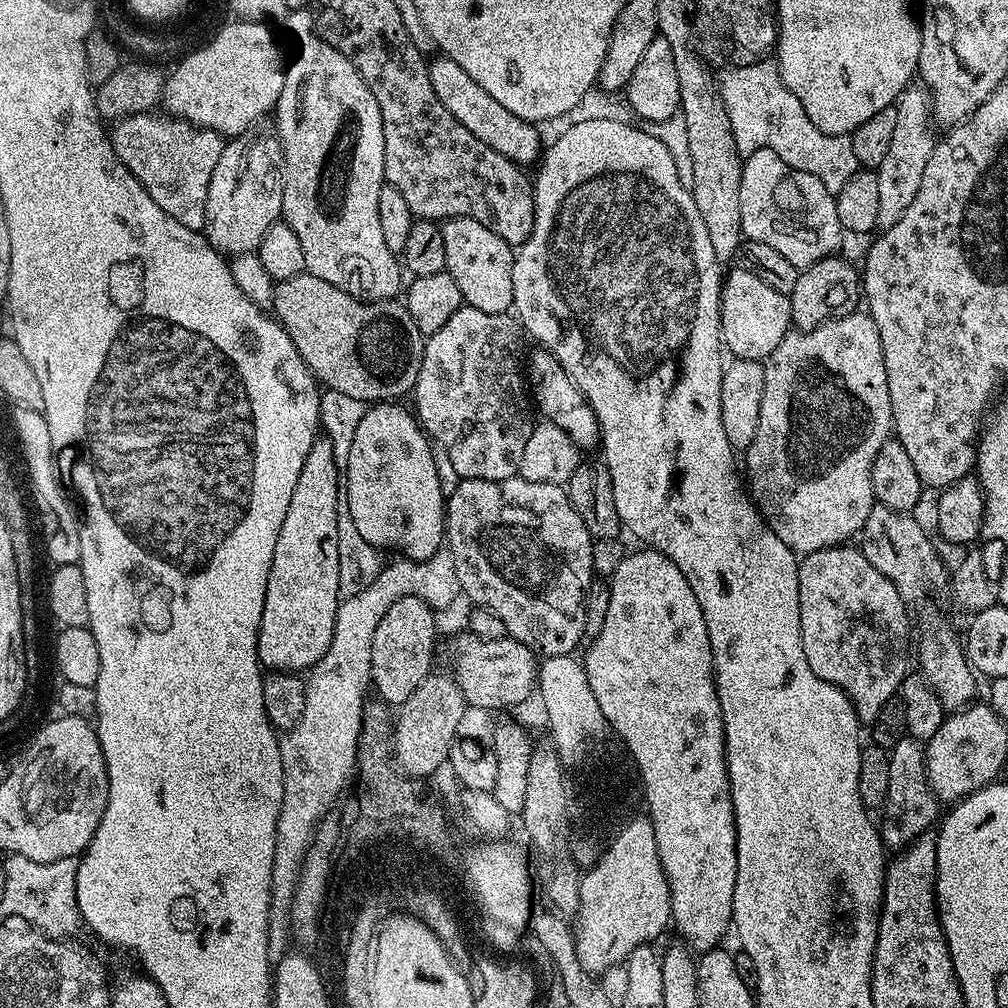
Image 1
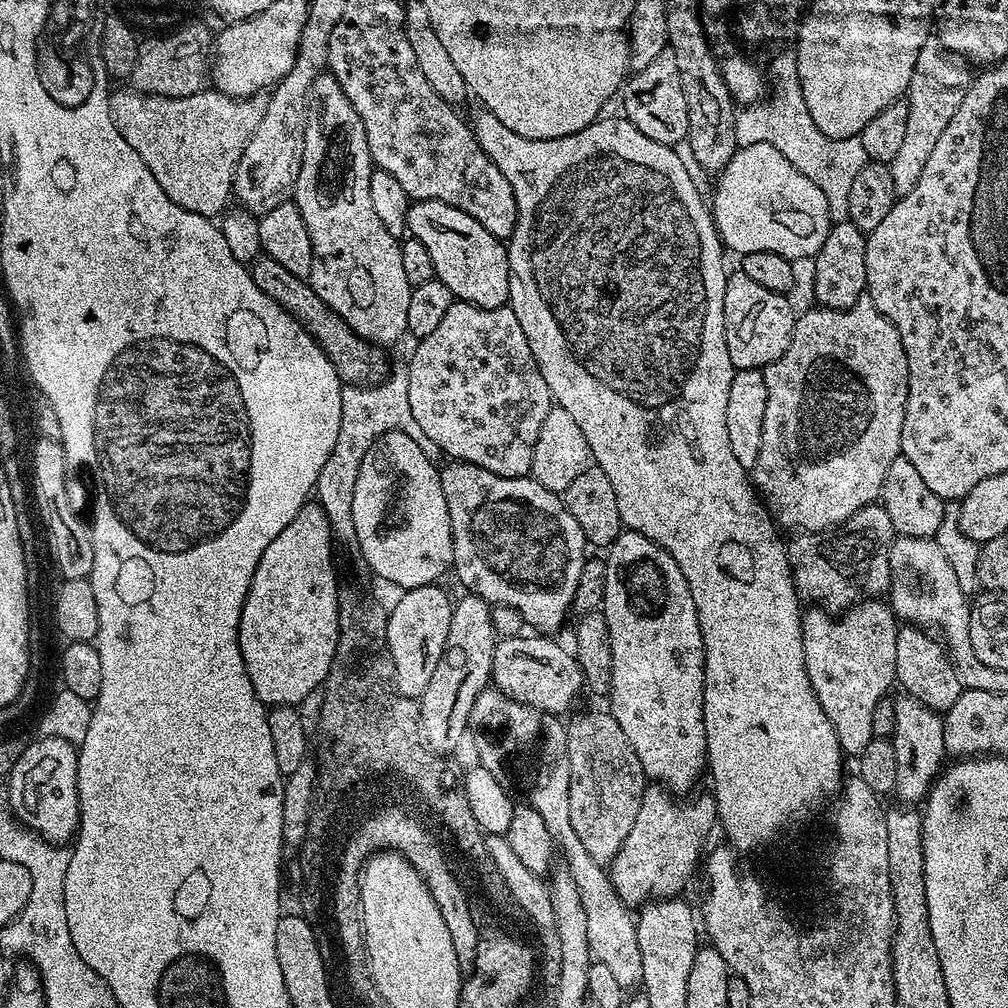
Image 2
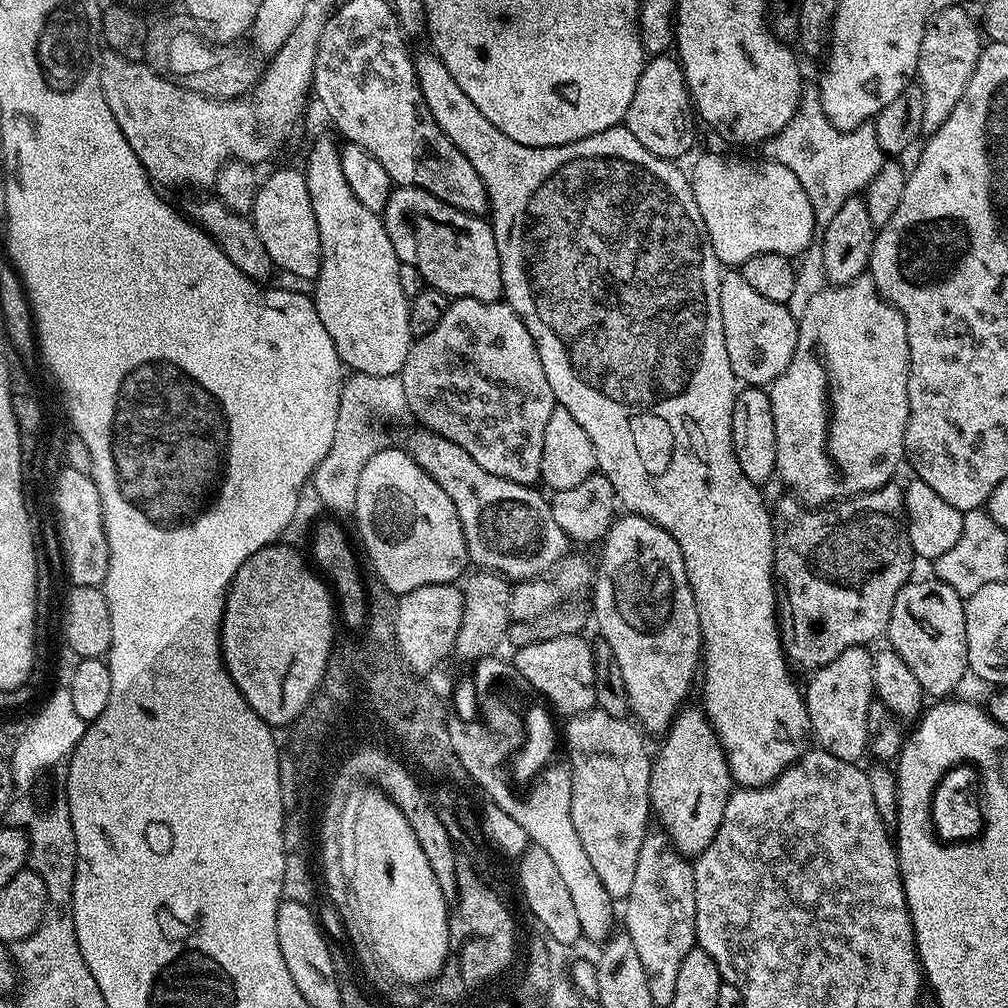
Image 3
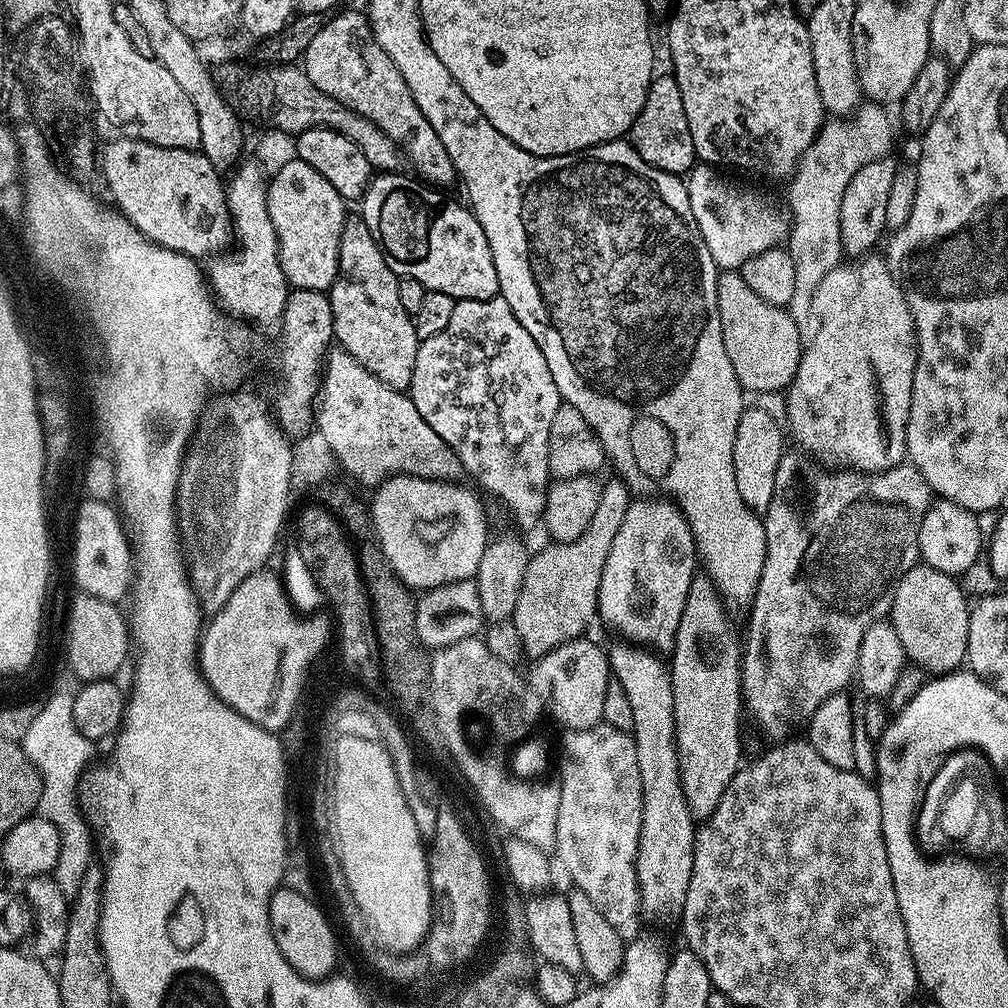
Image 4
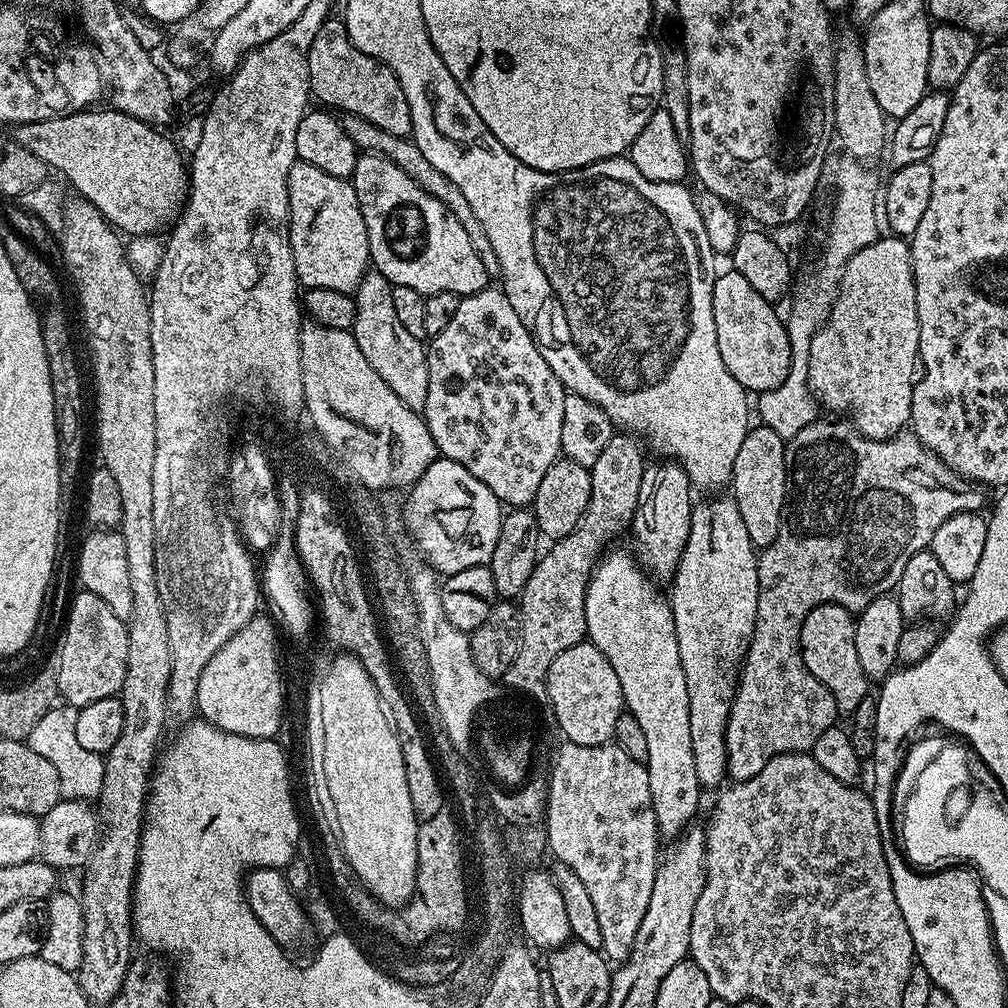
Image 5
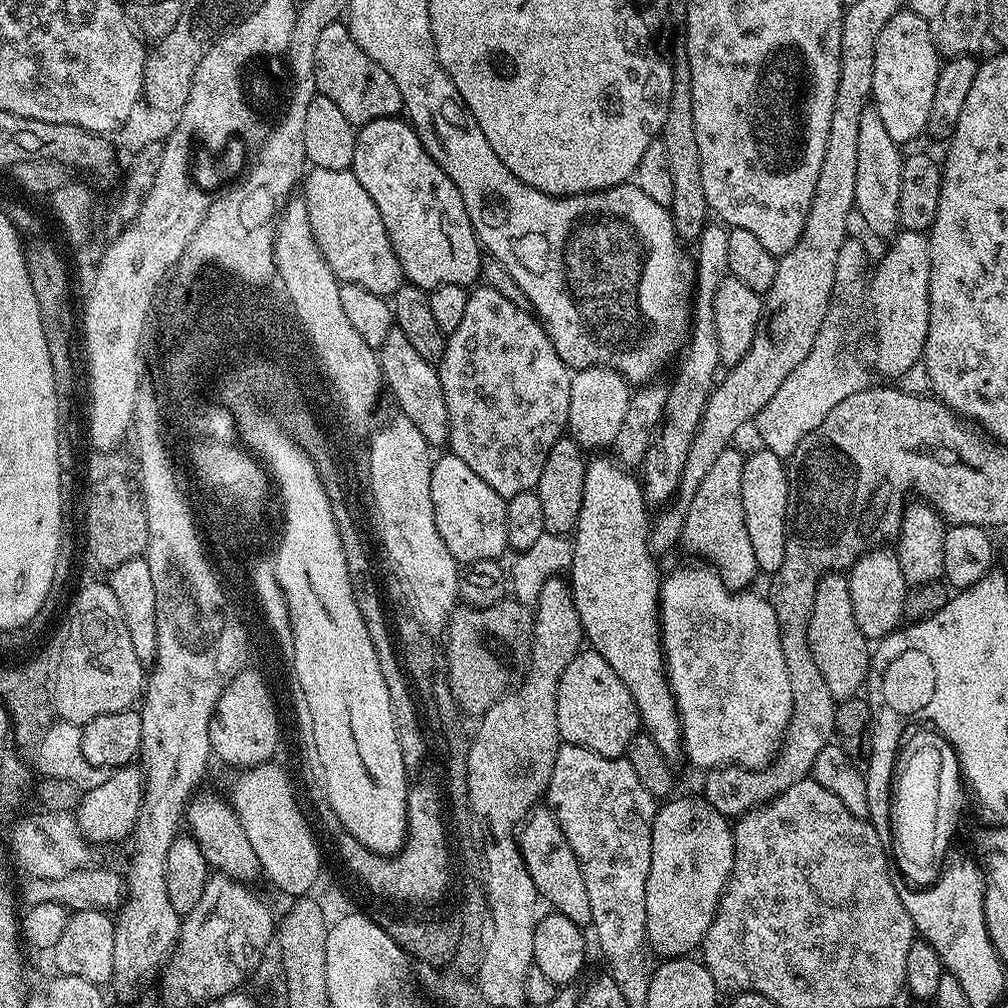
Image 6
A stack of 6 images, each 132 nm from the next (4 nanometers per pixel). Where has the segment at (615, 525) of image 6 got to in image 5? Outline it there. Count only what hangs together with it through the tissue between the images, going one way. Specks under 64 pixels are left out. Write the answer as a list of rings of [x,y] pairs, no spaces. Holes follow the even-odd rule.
[[[631,551],[601,555],[586,586],[587,639],[614,666],[618,682],[622,682],[624,706],[638,718],[646,737],[647,769],[650,778],[650,802],[654,806],[656,831],[661,837],[675,838],[689,827],[700,808],[702,789],[698,770],[694,770],[694,742],[690,742],[690,694],[686,694],[686,674],[682,674],[682,658],[678,658],[678,634],[674,630],[674,614],[669,597],[655,588],[653,577],[640,567]]]

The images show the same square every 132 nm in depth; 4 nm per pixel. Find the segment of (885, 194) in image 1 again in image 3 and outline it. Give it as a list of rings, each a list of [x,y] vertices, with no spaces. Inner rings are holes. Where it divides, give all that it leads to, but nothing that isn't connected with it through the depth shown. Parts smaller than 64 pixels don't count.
[[[957,6],[942,10],[933,16],[922,38],[922,50],[918,50],[918,66],[915,79],[922,90],[922,133],[931,134],[950,118],[950,110],[958,106],[958,98],[966,90],[976,69],[982,47],[982,32],[976,24]]]

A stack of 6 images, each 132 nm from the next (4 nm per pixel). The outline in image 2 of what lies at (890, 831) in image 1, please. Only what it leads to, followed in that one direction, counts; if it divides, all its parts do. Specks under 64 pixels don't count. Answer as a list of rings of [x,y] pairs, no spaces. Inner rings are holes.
[[[907,694],[895,697],[892,705],[895,716],[894,730],[890,739],[894,746],[894,762],[898,766],[895,795],[901,796],[904,799],[901,801],[905,805],[916,806],[927,797],[936,782],[936,777],[945,767],[944,717],[941,713],[930,710],[930,706],[922,706],[922,702],[918,702],[918,698]]]

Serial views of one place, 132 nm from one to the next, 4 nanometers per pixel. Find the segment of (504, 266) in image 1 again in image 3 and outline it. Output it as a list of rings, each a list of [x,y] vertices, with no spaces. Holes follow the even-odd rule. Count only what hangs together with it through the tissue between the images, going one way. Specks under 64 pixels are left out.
[[[393,187],[390,198],[382,213],[384,229],[394,246],[394,254],[401,264],[414,266],[418,274],[422,274],[425,285],[444,292],[449,298],[474,298],[496,302],[504,295],[502,282],[502,266],[498,258],[498,242],[492,233],[491,223],[479,216],[471,216],[469,212],[458,210],[421,188]]]

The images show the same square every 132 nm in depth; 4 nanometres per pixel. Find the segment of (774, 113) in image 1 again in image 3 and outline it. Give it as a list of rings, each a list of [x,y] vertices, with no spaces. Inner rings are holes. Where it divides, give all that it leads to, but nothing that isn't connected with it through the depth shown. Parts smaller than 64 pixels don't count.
[[[810,78],[804,80],[804,88],[800,91],[800,105],[794,118],[790,118],[790,122],[786,122],[786,126],[781,132],[767,140],[767,148],[767,159],[778,161],[782,166],[786,166],[786,170],[794,170],[794,178],[798,178],[798,182],[802,182],[802,190],[806,190],[806,198],[810,198],[810,206],[814,206],[814,218],[817,225],[820,226],[828,224],[830,218],[834,218],[834,214],[838,214],[842,202],[846,202],[867,188],[870,178],[874,178],[874,174],[878,174],[878,170],[882,170],[886,159],[884,151],[878,146],[876,130],[871,123],[861,124],[853,132],[843,132],[832,125],[830,118],[826,118],[826,110],[822,110],[819,83]]]

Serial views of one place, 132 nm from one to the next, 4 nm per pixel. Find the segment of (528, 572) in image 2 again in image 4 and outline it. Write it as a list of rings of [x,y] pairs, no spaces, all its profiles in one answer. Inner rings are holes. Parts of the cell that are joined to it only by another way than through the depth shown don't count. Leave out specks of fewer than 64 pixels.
[[[339,346],[333,347],[324,357],[322,375],[318,381],[316,399],[314,401],[314,428],[315,431],[320,432],[322,438],[326,438],[326,442],[329,443],[330,450],[338,461],[339,467],[344,467],[360,484],[375,486],[381,484],[383,480],[387,480],[390,476],[422,476],[426,480],[456,482],[465,475],[465,470],[458,458],[458,454],[454,454],[454,450],[450,450],[450,446],[446,446],[446,442],[442,442],[442,438],[438,438],[438,434],[434,434],[434,430],[430,430],[426,418],[422,418],[422,414],[418,414],[418,406],[414,406],[411,396],[405,394],[399,388],[391,388],[386,386],[386,382],[374,378],[374,374],[370,374],[370,370],[366,370],[351,354]]]

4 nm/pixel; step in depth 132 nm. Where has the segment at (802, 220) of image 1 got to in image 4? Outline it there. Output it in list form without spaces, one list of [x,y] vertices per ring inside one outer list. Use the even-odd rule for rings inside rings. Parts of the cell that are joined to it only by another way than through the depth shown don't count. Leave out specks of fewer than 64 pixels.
[[[700,162],[687,173],[690,210],[694,210],[694,222],[698,222],[698,230],[717,269],[739,270],[746,258],[762,254],[762,250],[781,247],[788,239],[790,220],[754,189],[743,188],[716,172],[719,171],[713,165]]]

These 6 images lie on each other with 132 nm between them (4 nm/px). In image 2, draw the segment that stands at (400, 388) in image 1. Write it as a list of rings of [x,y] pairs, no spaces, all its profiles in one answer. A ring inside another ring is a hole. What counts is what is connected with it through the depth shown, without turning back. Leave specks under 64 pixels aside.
[[[263,254],[251,261],[250,271],[254,278],[254,286],[258,286],[258,290],[274,298],[278,306],[282,306],[291,316],[299,320],[302,327],[316,339],[318,346],[322,346],[326,358],[332,363],[334,370],[340,375],[345,385],[367,385],[385,371],[385,349],[369,344],[367,340],[361,340],[359,334],[352,331],[341,316],[334,314],[324,305],[322,298],[314,294],[311,283],[305,277],[290,274],[290,270],[282,270],[282,266],[274,262],[274,258]]]

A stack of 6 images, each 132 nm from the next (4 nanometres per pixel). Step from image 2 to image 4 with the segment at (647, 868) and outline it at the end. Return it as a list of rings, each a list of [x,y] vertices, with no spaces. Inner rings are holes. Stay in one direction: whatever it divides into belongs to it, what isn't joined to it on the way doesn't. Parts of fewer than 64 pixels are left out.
[[[706,574],[693,576],[690,582],[690,594],[686,594],[686,606],[682,610],[682,622],[678,622],[676,644],[670,653],[674,690],[674,730],[680,763],[680,781],[693,817],[700,822],[707,820],[710,814],[714,814],[714,810],[718,810],[718,802],[722,802],[722,794],[726,794],[726,786],[730,786],[734,774],[742,767],[742,759],[740,760],[742,636],[741,633],[740,636],[736,633],[727,611],[729,612],[729,609],[725,601],[721,600],[720,591],[713,586],[712,579]]]

